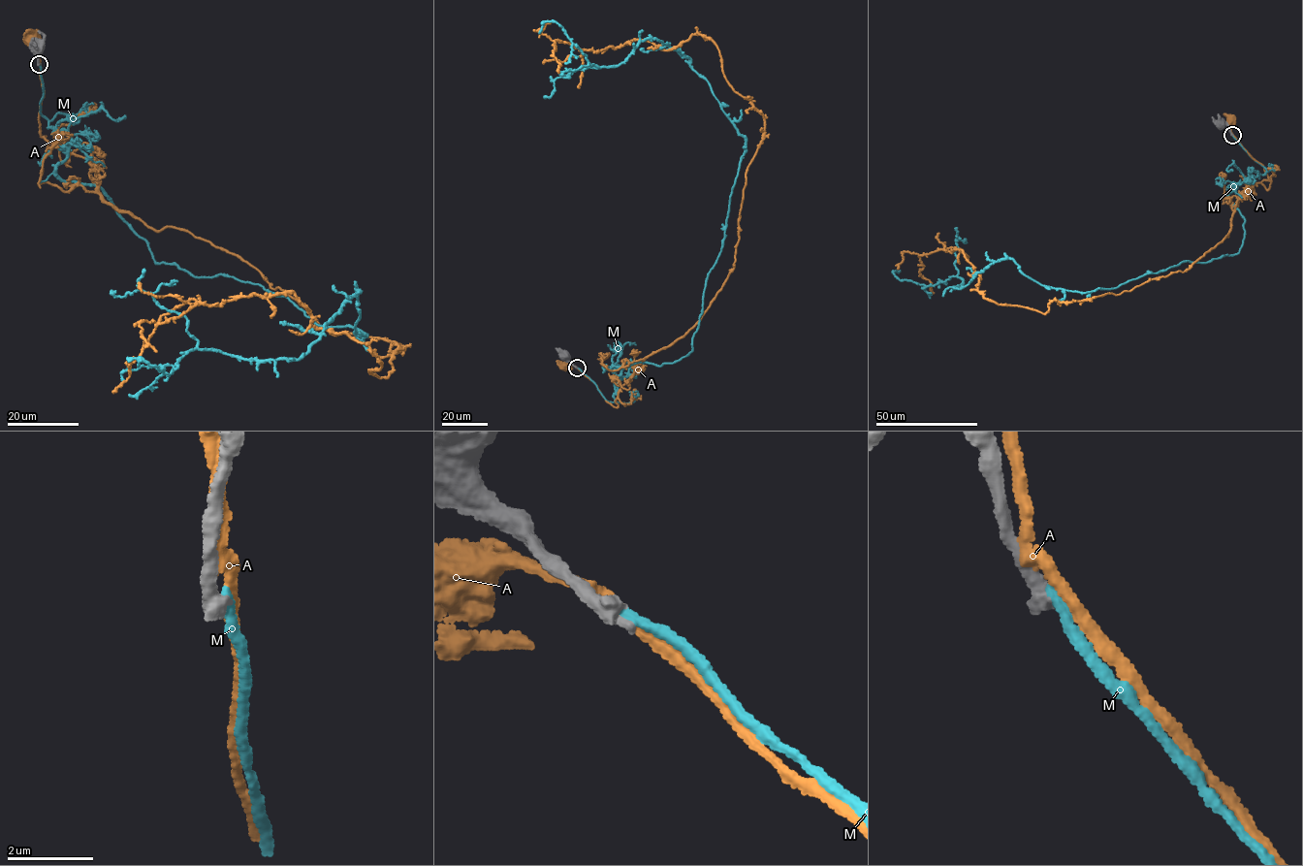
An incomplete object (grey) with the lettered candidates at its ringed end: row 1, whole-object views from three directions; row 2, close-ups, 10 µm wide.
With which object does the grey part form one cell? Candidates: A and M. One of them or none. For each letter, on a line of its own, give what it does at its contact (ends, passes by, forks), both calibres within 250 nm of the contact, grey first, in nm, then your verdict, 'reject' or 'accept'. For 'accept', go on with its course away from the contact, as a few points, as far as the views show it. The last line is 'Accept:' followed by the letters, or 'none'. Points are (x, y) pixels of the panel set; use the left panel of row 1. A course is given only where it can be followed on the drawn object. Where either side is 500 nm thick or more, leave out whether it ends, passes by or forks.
A: it passes by; calibres 360 and 280 nm; reject
M: it ends; calibres 440 and 280 nm; reject
Accept: none

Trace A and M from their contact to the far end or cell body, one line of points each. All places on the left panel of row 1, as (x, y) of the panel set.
A: (39, 65), (39, 48), (32, 38)
M: (39, 64), (76, 143), (56, 173), (155, 262), (362, 336), (360, 291), (300, 359), (126, 358)

